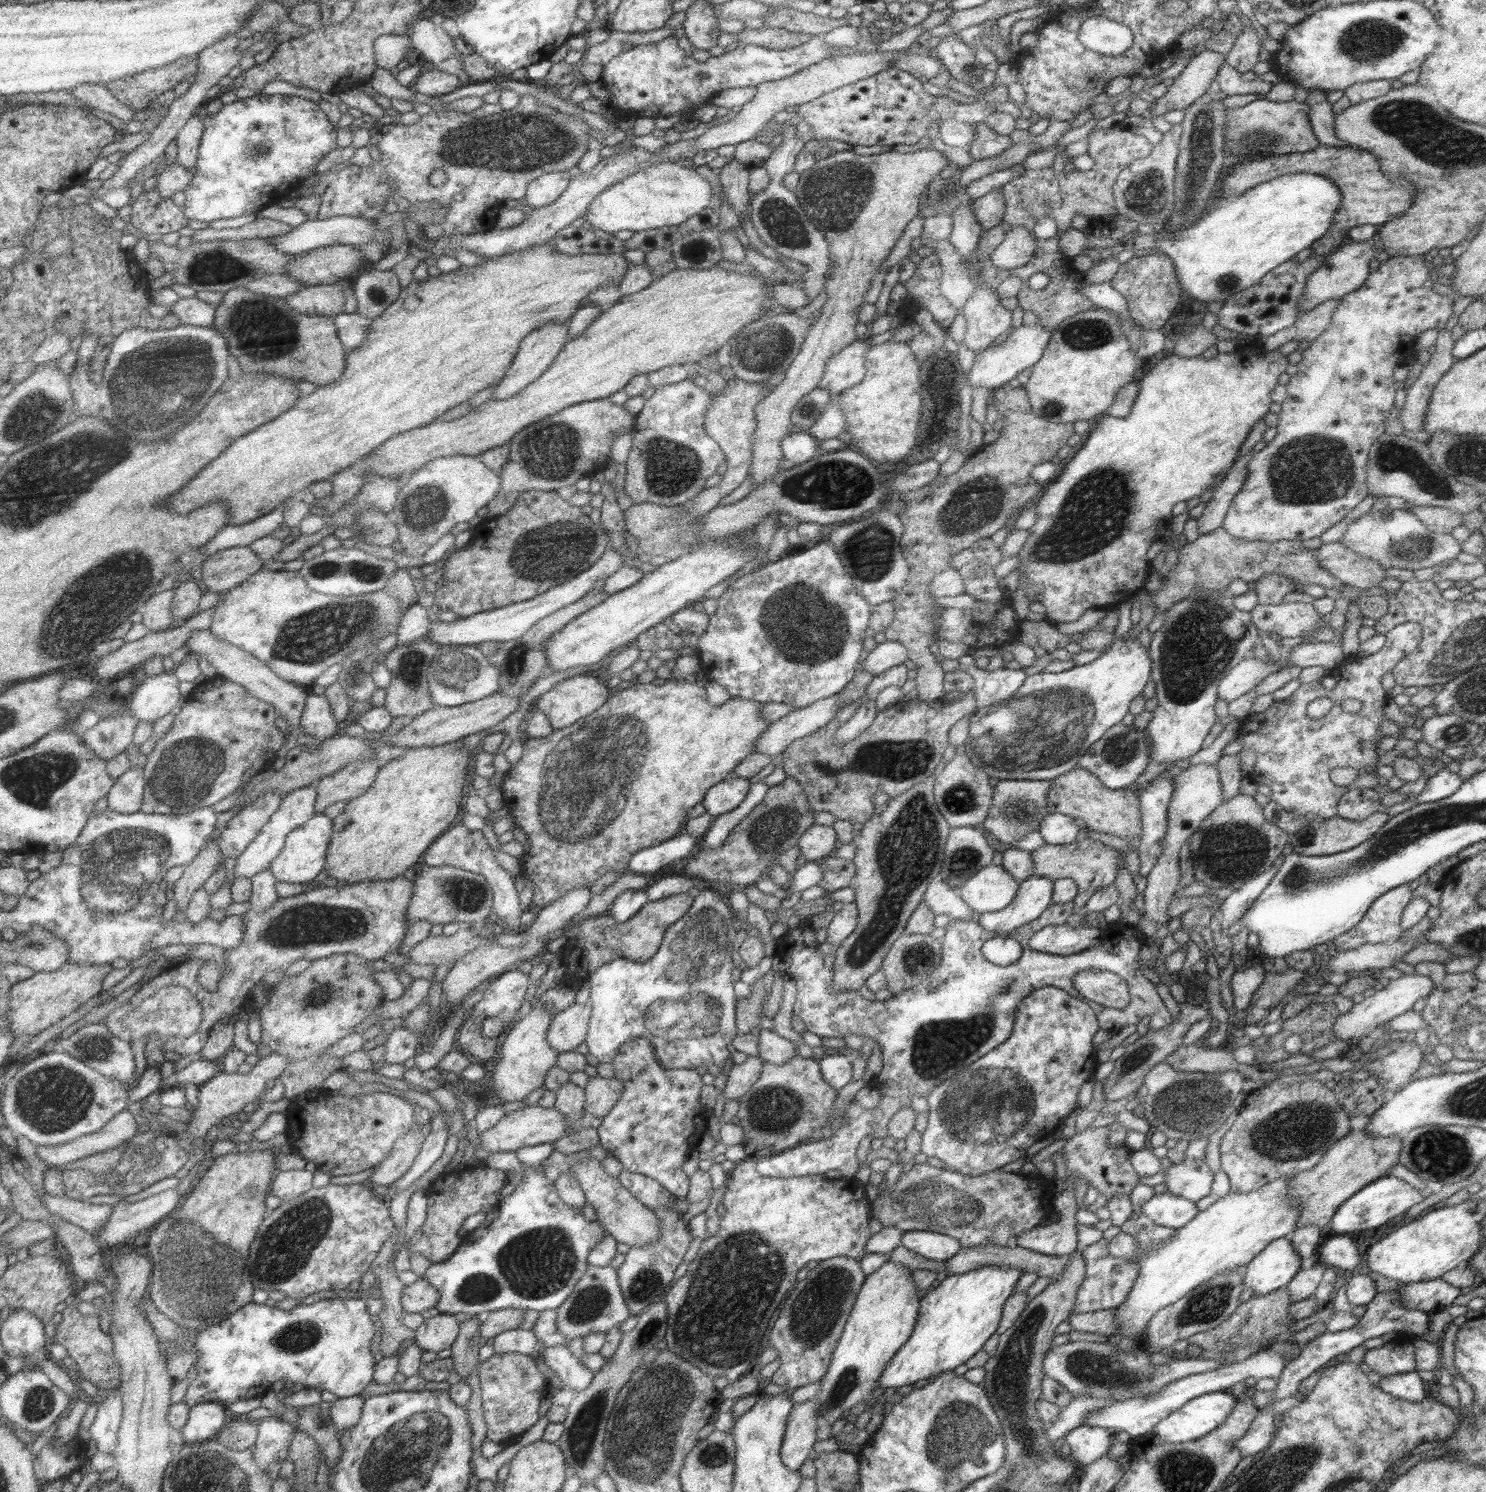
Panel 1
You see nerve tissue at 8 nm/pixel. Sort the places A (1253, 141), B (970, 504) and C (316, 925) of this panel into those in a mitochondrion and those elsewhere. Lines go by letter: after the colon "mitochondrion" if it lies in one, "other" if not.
A: mitochondrion
B: mitochondrion
C: mitochondrion

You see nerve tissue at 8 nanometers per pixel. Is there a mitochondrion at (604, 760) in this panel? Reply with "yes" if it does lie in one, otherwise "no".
yes

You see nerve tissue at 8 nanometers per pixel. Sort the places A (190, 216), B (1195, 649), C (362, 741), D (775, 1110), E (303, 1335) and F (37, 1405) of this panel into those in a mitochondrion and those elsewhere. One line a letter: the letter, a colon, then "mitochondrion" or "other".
A: other
B: mitochondrion
C: other
D: mitochondrion
E: mitochondrion
F: mitochondrion

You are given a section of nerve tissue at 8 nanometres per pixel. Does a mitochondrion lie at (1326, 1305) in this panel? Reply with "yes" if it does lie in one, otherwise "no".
no

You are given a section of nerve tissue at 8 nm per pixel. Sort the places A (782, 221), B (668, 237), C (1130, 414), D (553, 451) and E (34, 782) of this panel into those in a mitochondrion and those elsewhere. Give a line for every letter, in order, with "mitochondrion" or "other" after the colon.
A: mitochondrion
B: other
C: other
D: mitochondrion
E: mitochondrion

